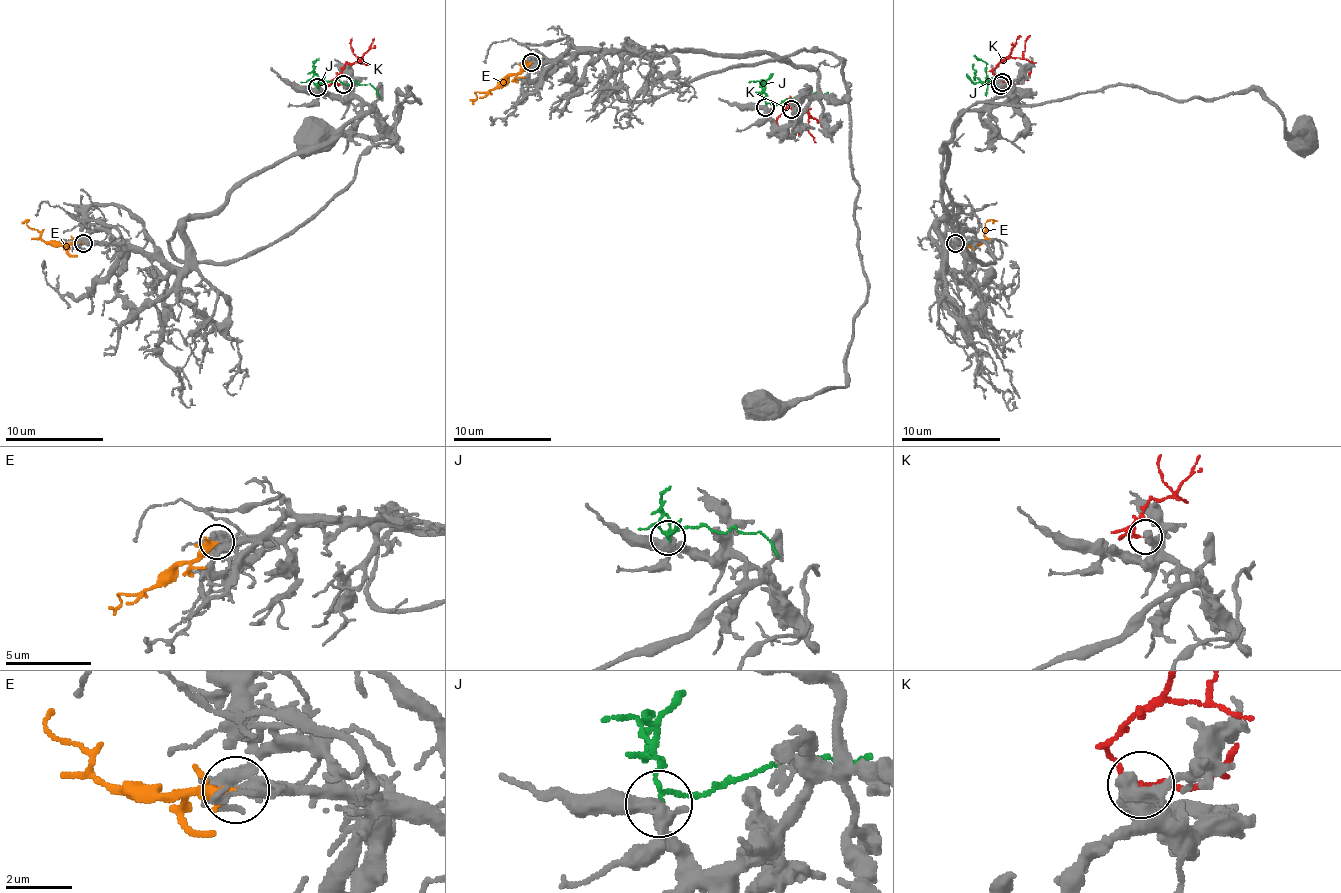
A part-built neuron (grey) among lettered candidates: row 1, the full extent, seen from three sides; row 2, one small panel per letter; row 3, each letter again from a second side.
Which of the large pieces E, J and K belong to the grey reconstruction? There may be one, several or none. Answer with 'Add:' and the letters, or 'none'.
Add: E

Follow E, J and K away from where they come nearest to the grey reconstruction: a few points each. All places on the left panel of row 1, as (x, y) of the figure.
E: (83, 243), (49, 243), (27, 224), (27, 219), (25, 221)
J: (317, 86), (331, 81), (368, 84), (380, 99)
K: (344, 84), (336, 81), (339, 72), (361, 59), (351, 47), (351, 37)

